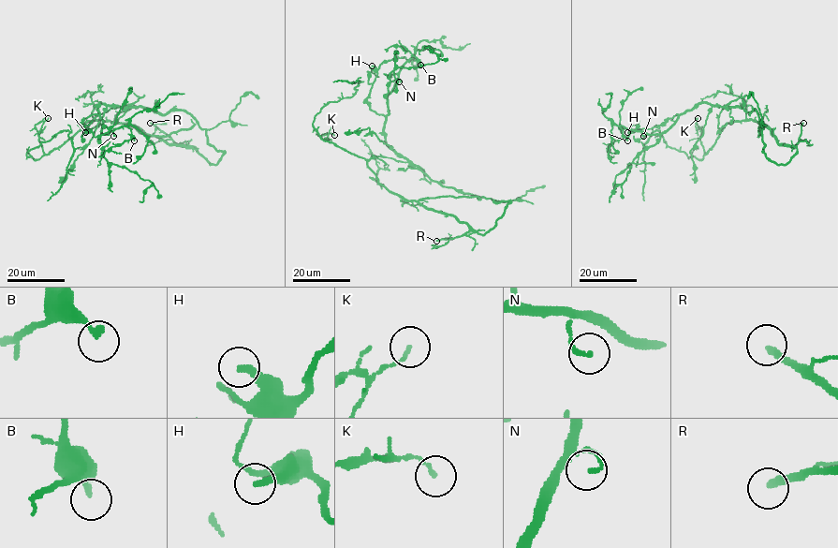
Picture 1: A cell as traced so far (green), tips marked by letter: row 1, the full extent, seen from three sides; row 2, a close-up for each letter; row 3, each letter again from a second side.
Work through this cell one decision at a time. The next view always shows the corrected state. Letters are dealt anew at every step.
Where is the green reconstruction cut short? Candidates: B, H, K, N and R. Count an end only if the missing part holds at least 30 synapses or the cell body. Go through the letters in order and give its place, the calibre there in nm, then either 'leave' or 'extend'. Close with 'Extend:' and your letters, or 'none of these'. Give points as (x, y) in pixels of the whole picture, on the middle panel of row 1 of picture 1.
B: (420, 65) | 200 nm | leave
H: (372, 66) | 260 nm | leave
K: (334, 135) | 120 nm | leave
N: (399, 81) | 140 nm | leave
R: (436, 241) | 280 nm | extend
Extend: R

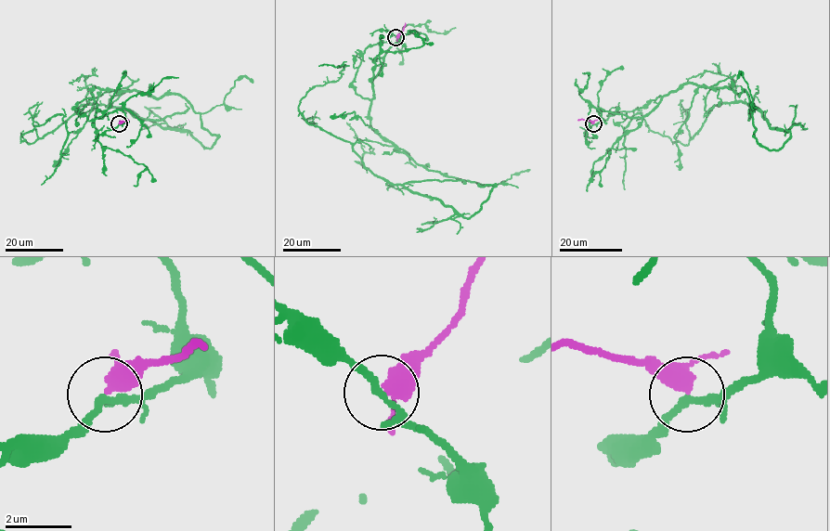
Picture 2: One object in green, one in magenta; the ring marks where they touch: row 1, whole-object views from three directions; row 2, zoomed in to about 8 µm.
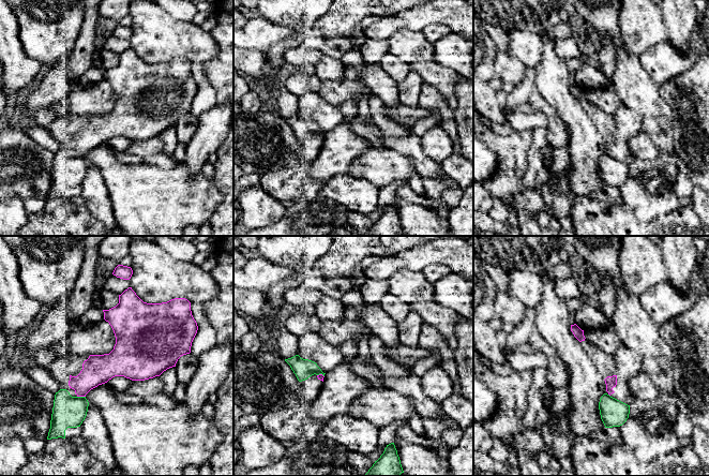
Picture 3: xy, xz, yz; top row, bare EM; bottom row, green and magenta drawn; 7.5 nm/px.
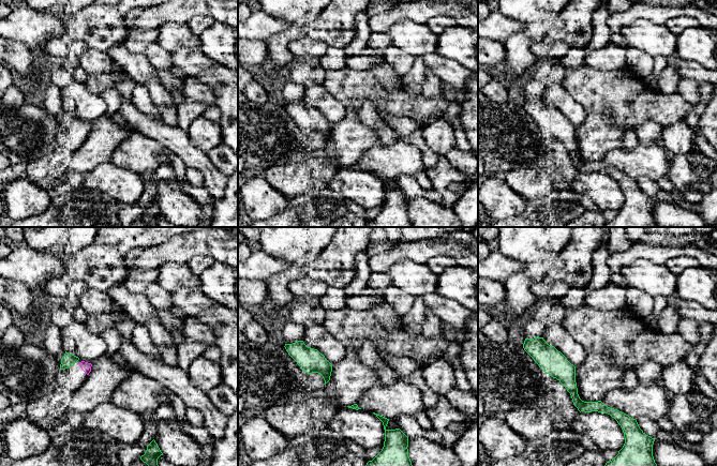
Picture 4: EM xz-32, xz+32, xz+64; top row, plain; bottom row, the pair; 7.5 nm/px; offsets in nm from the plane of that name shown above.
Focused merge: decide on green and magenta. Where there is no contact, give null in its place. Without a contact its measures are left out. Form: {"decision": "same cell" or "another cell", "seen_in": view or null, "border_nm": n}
{"decision": "another cell", "seen_in": "xy", "border_nm": 60}

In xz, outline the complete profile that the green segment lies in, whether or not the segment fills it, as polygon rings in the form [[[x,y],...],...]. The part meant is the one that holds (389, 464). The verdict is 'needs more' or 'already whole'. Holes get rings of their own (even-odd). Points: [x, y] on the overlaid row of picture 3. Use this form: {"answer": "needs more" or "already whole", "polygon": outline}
{"answer": "already whole", "polygon": [[[394,443],[387,445],[383,453],[364,476],[399,476],[404,473]]]}

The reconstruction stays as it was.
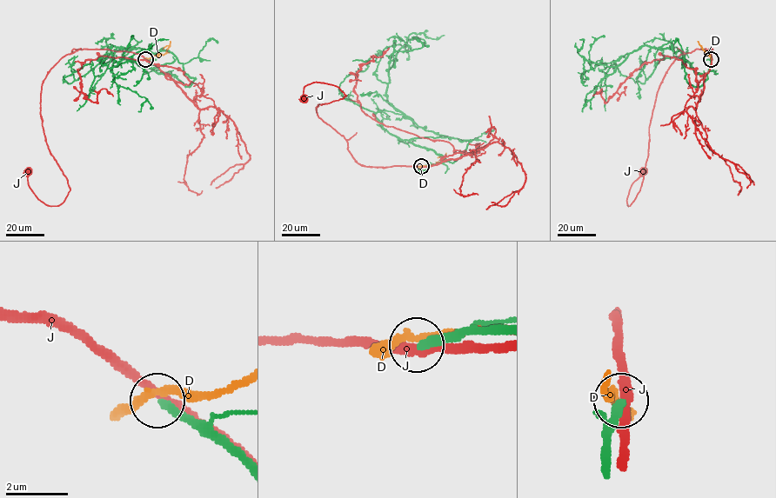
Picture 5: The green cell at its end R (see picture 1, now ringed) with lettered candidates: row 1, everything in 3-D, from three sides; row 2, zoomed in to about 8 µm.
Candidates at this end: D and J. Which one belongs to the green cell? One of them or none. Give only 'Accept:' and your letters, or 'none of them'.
Accept: none of them

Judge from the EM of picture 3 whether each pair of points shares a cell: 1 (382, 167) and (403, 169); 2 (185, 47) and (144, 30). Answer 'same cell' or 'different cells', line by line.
1: same cell
2: same cell

